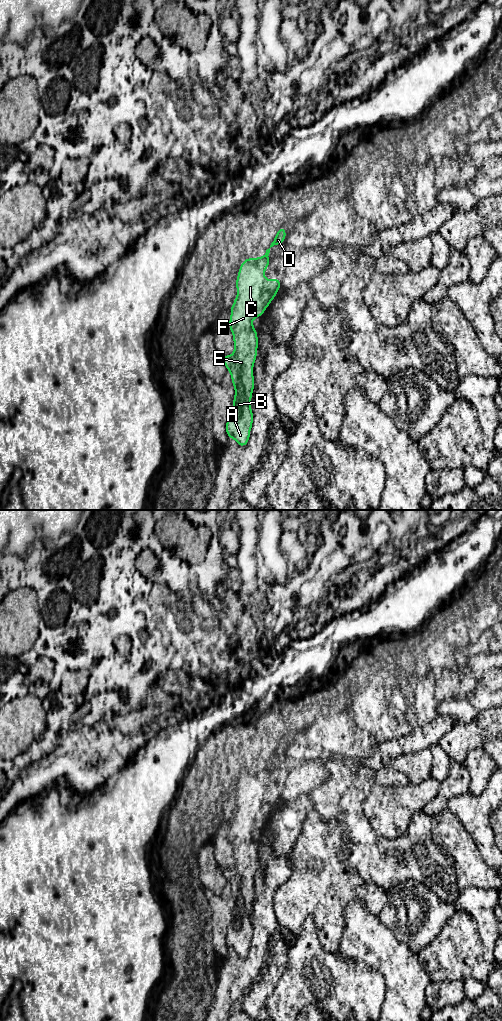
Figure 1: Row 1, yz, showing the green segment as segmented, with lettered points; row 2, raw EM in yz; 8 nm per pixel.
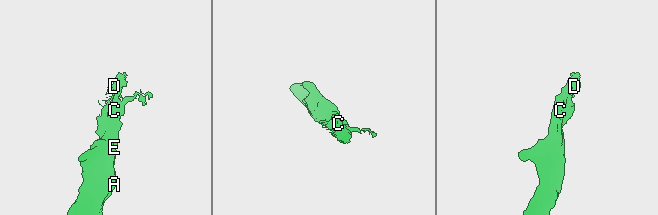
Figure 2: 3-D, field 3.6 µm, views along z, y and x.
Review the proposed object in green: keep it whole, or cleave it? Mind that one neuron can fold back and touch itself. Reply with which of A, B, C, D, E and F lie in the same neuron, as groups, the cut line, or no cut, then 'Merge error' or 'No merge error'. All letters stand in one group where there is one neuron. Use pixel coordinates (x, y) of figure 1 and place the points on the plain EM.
Groups: A B C D E F. No split. No merge error

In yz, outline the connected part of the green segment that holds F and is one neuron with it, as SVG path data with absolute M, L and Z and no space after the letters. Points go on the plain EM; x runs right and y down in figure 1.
M270 760L266 762L263 769L246 770L240 777L236 791L237 809L230 821L231 829L229 840L233 846L234 864L231 868L220 866L220 870L231 885L232 895L235 901L232 923L226 934L226 945L233 950L239 958L246 958L250 949L250 942L253 935L253 925L250 918L252 904L254 901L253 878L257 869L258 850L252 832L264 826L272 811L275 810L281 794L277 790L268 792L264 788L270 771L268 770Z

